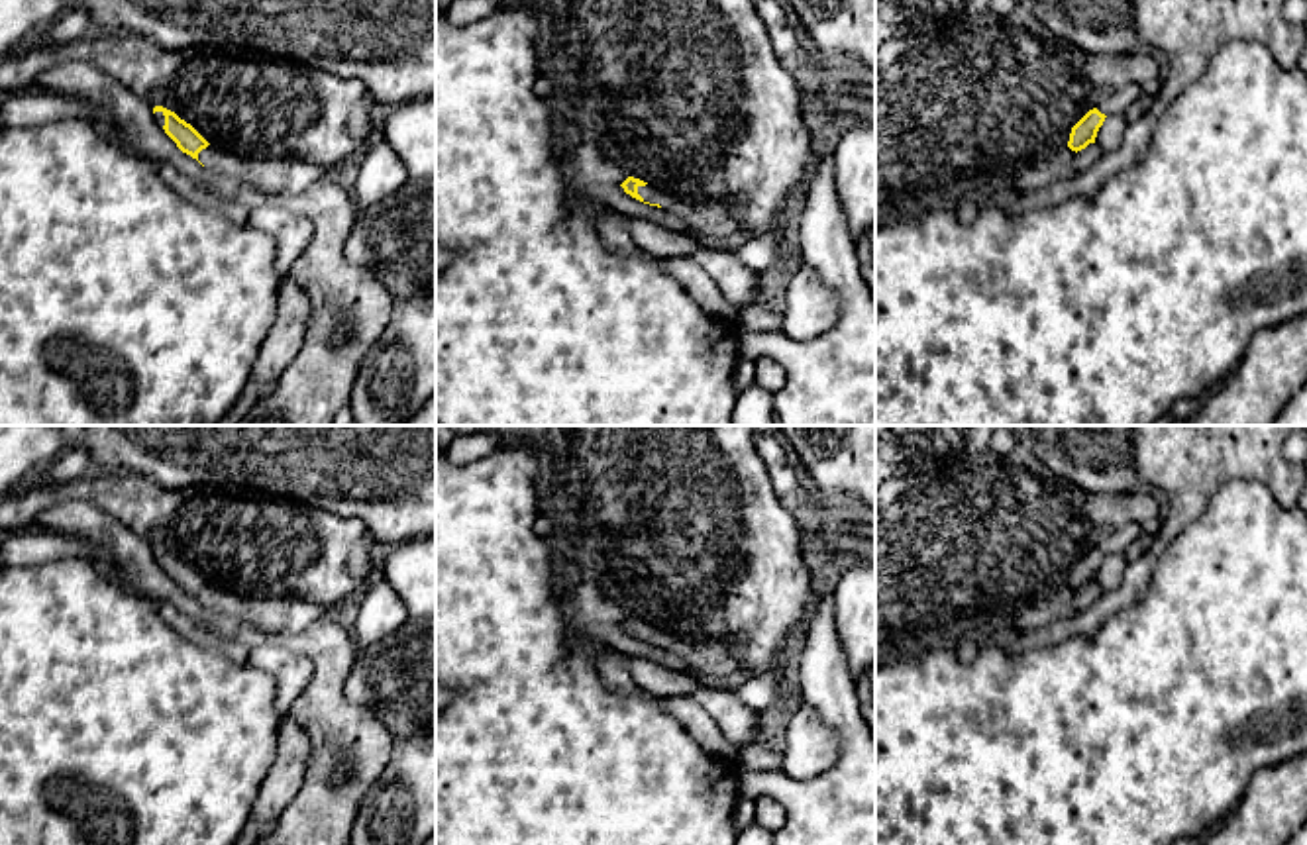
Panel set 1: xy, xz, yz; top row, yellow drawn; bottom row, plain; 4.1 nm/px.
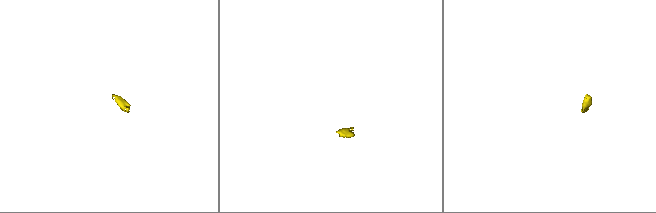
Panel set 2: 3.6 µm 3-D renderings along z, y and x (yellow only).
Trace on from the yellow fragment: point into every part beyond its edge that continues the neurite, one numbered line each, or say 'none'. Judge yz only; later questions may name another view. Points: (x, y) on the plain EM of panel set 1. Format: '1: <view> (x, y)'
1: yz (1119, 540)

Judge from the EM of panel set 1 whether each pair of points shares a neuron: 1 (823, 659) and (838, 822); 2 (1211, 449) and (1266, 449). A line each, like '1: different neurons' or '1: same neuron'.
1: same neuron
2: same neuron

